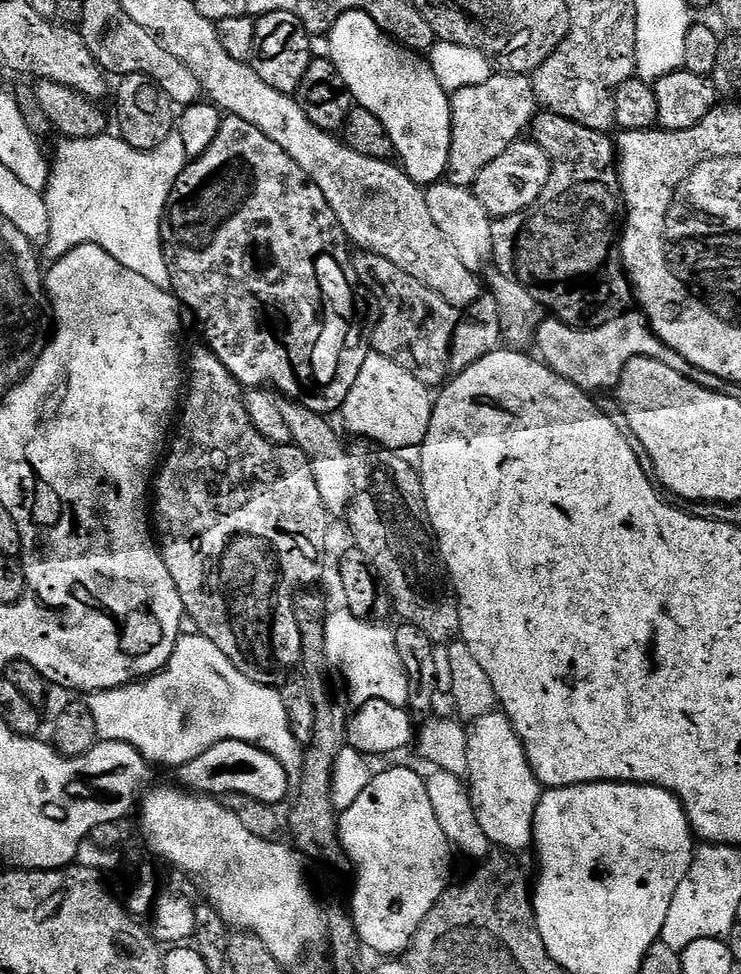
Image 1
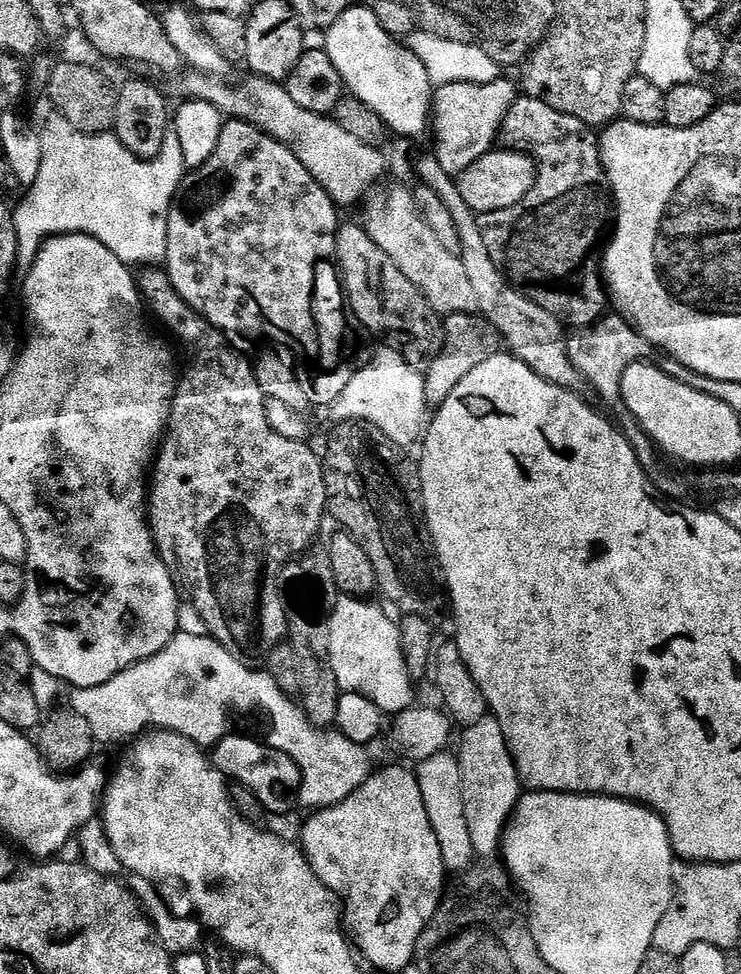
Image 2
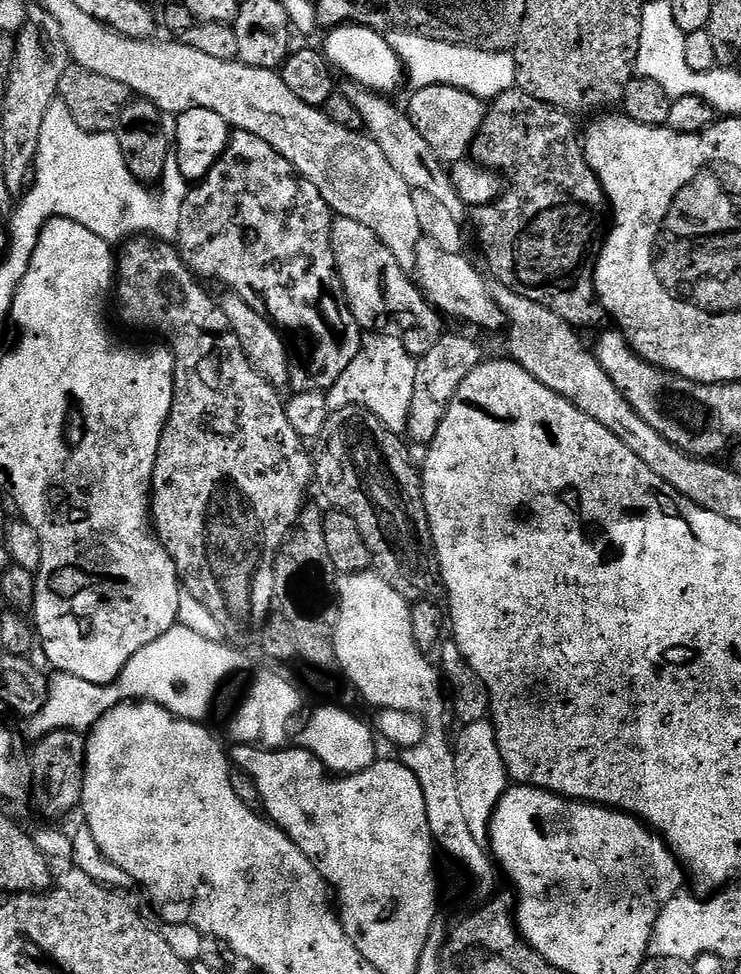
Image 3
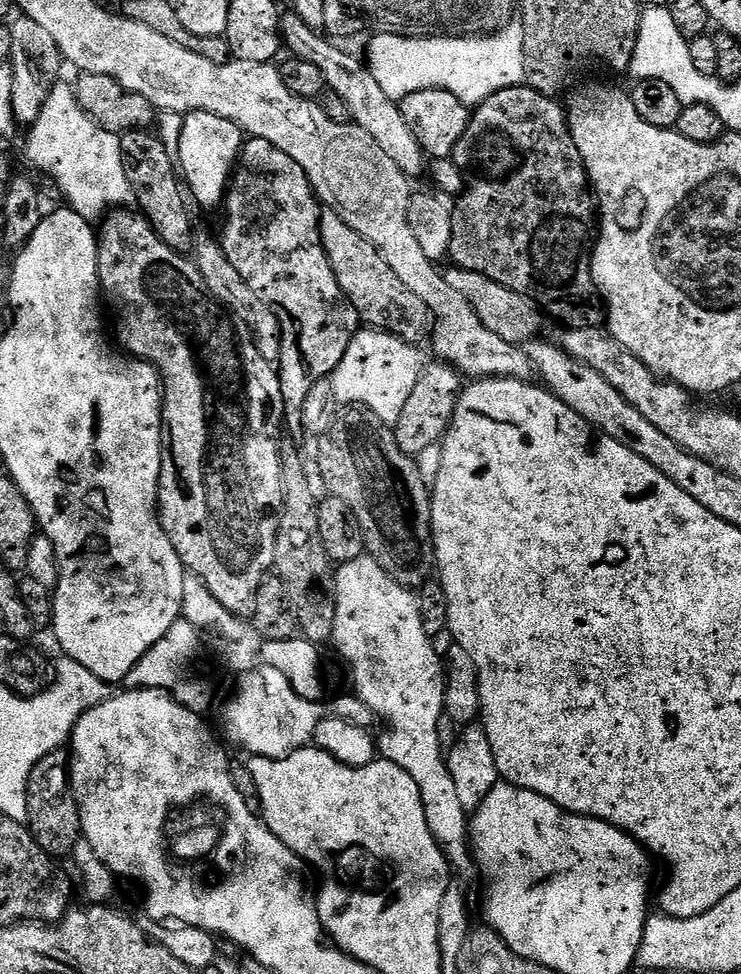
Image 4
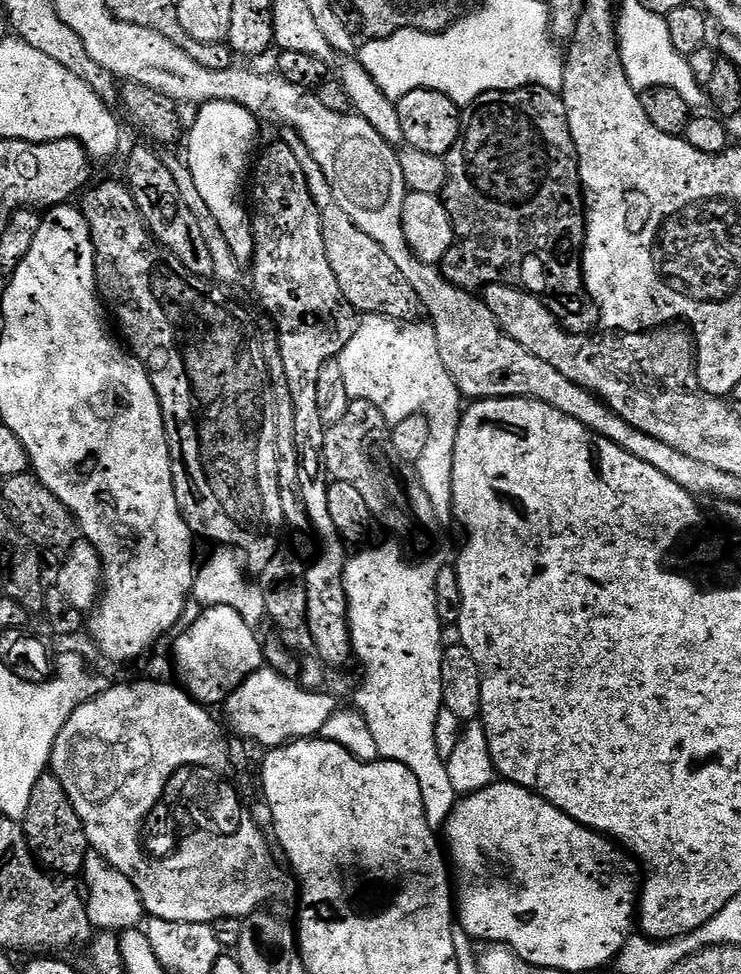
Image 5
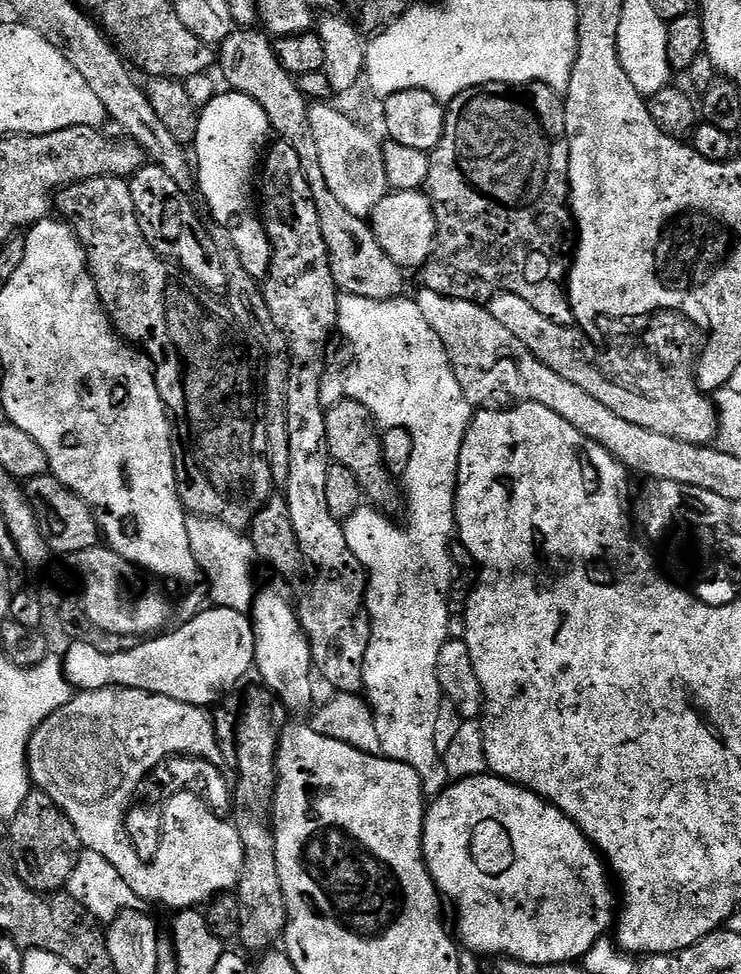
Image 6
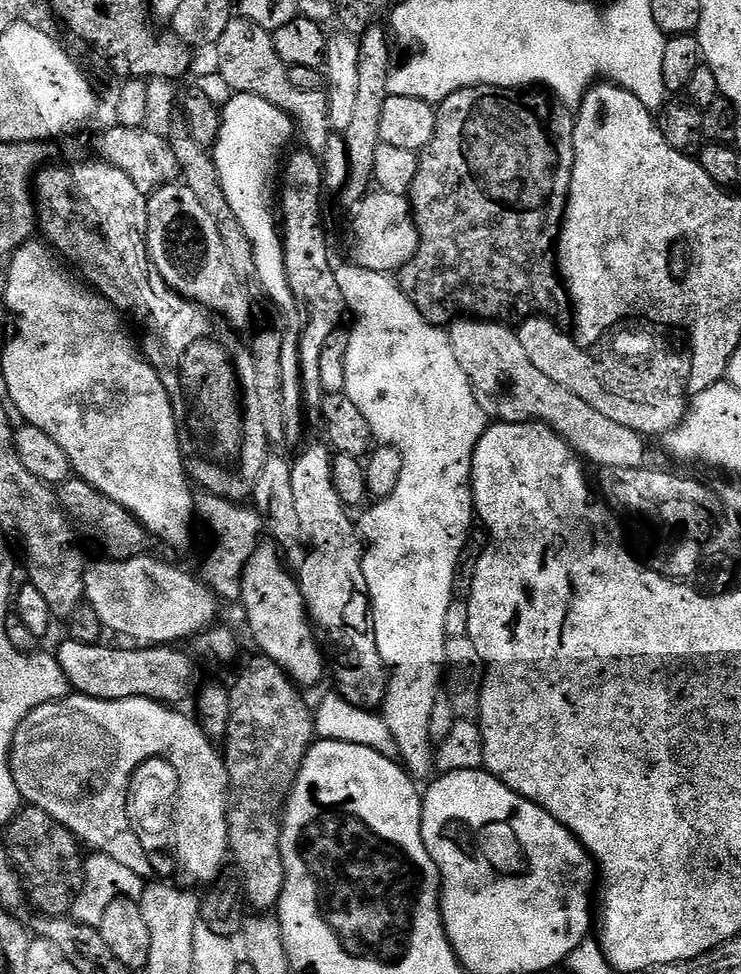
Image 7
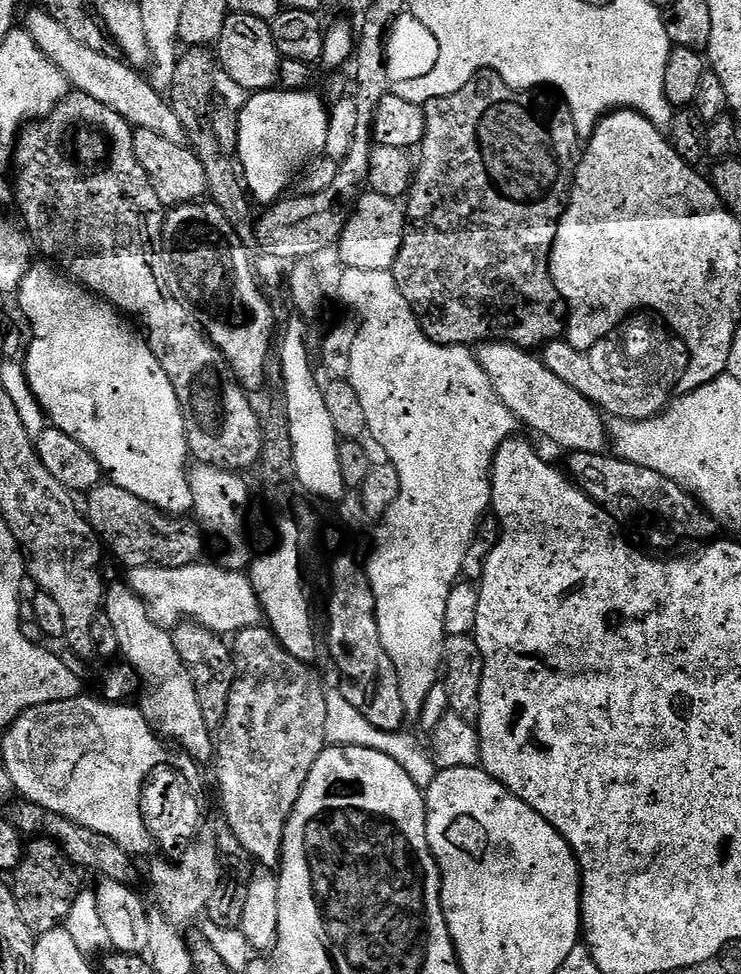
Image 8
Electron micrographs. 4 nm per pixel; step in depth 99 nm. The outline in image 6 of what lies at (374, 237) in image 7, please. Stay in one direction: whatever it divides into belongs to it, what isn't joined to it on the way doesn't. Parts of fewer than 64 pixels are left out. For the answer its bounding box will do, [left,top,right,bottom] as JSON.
[370,191,436,270]

